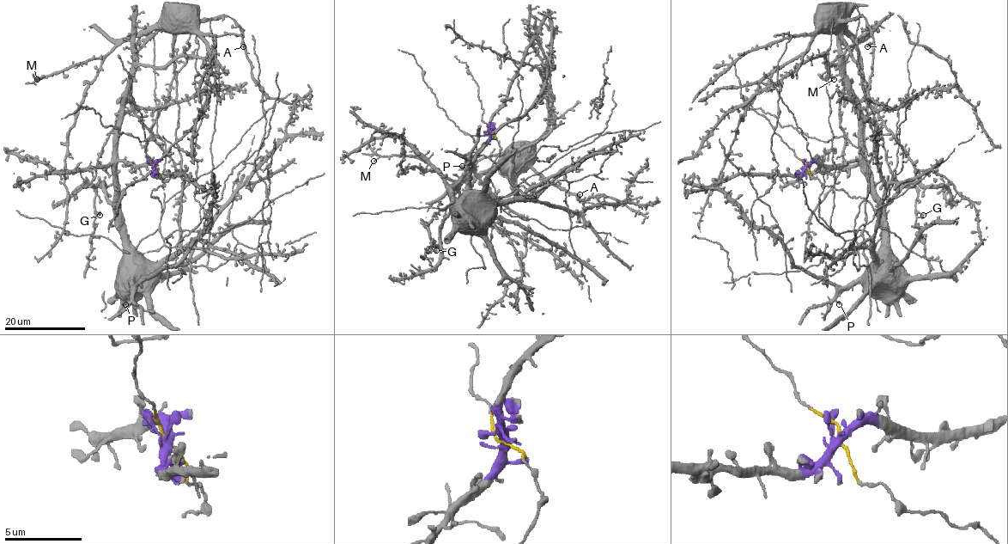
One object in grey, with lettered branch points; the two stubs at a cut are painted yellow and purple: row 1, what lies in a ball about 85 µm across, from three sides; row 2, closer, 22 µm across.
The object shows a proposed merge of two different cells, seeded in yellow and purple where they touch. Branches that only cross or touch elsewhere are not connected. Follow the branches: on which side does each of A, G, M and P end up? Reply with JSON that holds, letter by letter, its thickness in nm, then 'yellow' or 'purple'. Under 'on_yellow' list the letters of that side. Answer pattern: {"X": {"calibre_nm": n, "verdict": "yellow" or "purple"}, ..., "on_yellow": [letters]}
{"A": {"calibre_nm": 400, "verdict": "yellow"}, "G": {"calibre_nm": 240, "verdict": "yellow"}, "M": {"calibre_nm": 280, "verdict": "yellow"}, "P": {"calibre_nm": 360, "verdict": "purple"}, "on_yellow": ["A", "G", "M"]}

